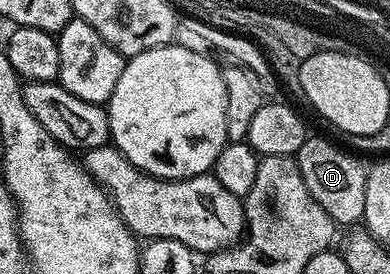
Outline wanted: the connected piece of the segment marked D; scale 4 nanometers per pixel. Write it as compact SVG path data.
M306 136L303 147L295 154L297 166L307 183L307 191L327 211L327 215L338 226L353 225L365 215L365 174L366 166L360 165L349 153L344 153L337 145L332 145L325 137Z

